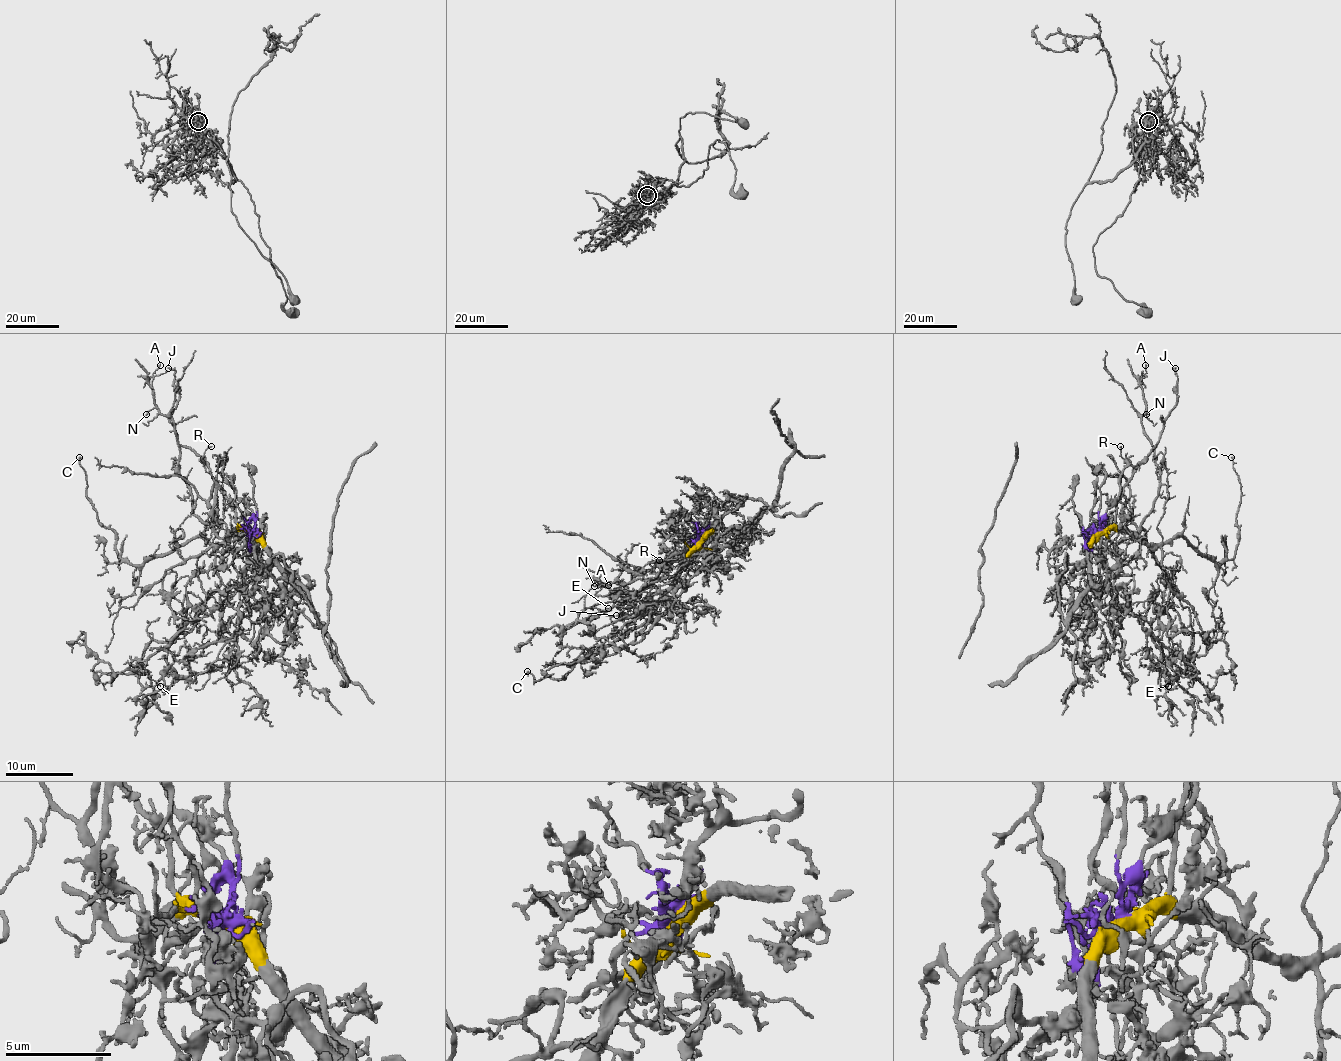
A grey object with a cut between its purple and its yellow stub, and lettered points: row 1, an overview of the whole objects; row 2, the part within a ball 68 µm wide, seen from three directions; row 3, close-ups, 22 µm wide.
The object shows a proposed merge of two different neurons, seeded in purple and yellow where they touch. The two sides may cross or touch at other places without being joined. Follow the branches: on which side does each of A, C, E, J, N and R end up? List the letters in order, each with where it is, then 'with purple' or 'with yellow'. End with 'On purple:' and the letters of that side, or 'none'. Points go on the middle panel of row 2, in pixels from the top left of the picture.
A: at (608, 585); with yellow
C: at (527, 671); with yellow
E: at (608, 608); with purple
J: at (616, 615); with yellow
N: at (594, 586); with yellow
R: at (659, 560); with yellow
On purple: E

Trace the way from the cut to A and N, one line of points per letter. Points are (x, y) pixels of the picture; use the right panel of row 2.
A: (1100, 532), (1116, 520), (1121, 490), (1155, 446), (1142, 420), (1145, 411), (1140, 379), (1145, 364)
N: (1100, 532), (1116, 520), (1125, 483), (1155, 446), (1143, 430), (1145, 408), (1147, 414)

